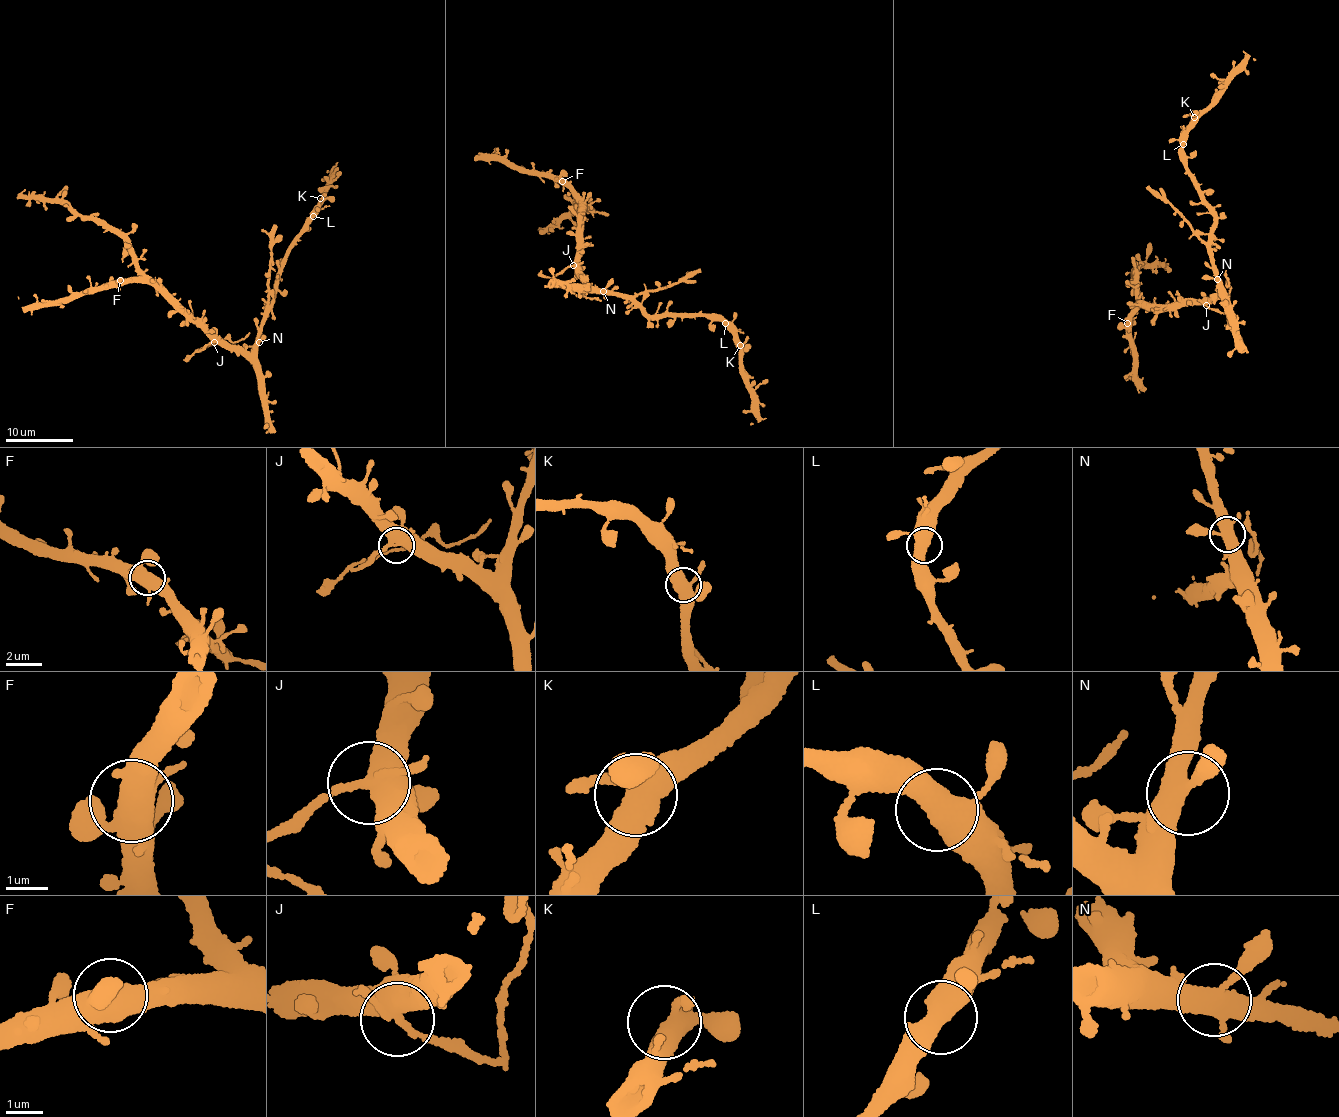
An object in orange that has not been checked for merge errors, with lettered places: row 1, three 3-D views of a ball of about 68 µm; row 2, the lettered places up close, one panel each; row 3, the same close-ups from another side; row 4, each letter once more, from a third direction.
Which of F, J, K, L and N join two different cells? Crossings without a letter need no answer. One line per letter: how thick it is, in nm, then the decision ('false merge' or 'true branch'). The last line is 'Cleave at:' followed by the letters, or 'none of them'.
F: 480 nm thick; true branch
J: 420 nm thick; false merge
K: 440 nm thick; true branch
L: 440 nm thick; true branch
N: 420 nm thick; true branch
Cleave at: J

